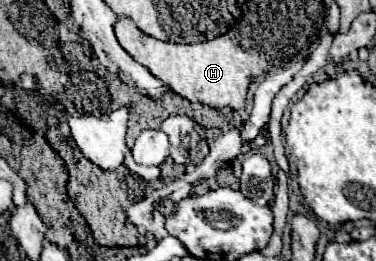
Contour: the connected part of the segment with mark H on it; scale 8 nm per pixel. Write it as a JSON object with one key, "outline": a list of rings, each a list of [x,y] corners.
{"outline":[[[127,16],[117,18],[115,34],[119,44],[125,48],[125,52],[129,52],[139,64],[143,64],[155,78],[163,80],[173,92],[181,94],[183,98],[191,102],[201,102],[217,110],[221,108],[243,110],[245,94],[251,79],[263,75],[269,69],[269,63],[265,58],[257,53],[249,52],[253,68],[255,68],[253,76],[249,76],[249,72],[245,72],[245,60],[237,56],[237,44],[233,44],[233,36],[225,36],[225,34],[207,42],[199,42],[199,44],[161,42],[143,34]]]}

